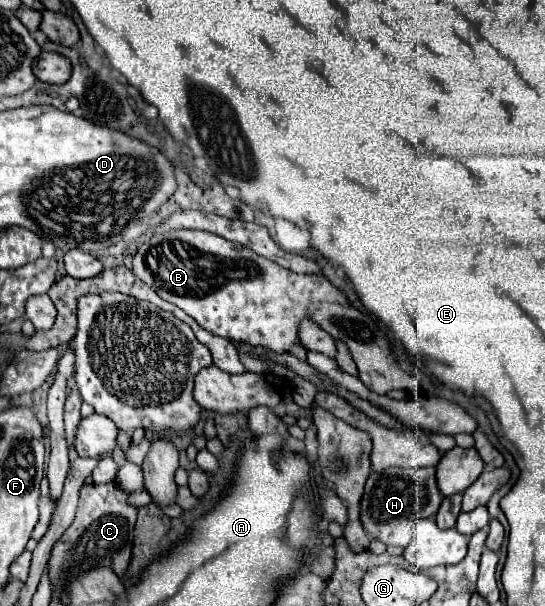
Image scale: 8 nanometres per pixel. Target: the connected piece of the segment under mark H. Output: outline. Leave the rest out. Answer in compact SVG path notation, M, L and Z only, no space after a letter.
M387 468L383 472L373 472L367 478L361 498L361 524L373 538L405 548L413 540L415 522L433 518L441 500L443 496L437 488L435 468Z

